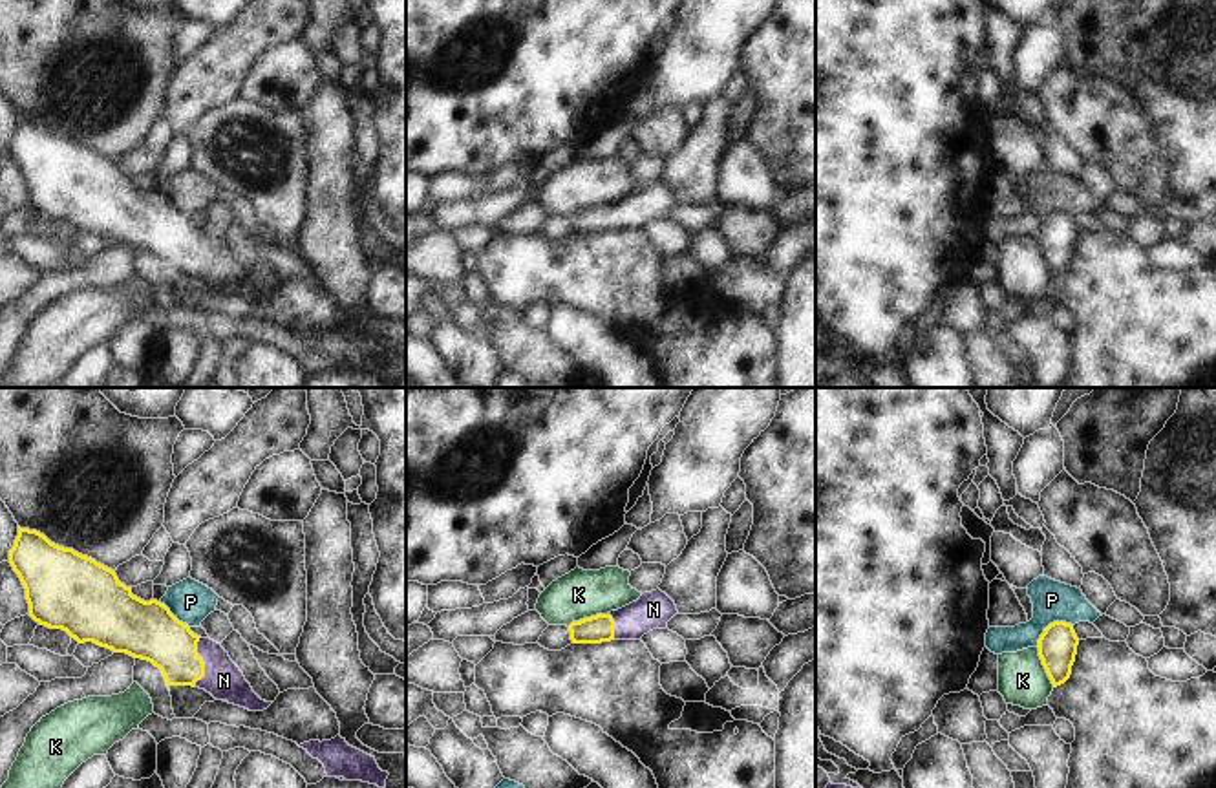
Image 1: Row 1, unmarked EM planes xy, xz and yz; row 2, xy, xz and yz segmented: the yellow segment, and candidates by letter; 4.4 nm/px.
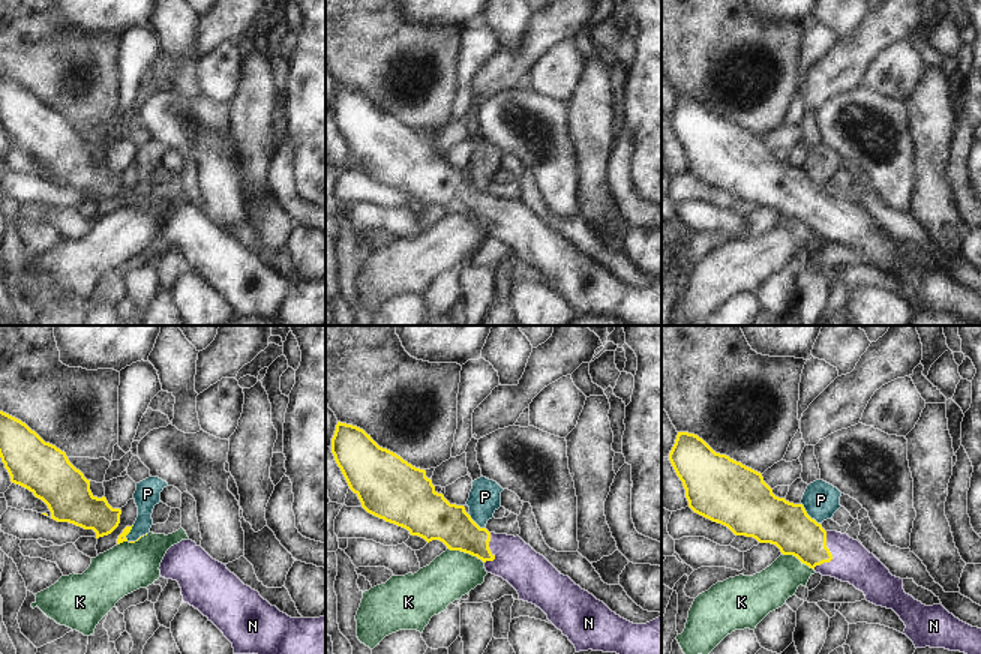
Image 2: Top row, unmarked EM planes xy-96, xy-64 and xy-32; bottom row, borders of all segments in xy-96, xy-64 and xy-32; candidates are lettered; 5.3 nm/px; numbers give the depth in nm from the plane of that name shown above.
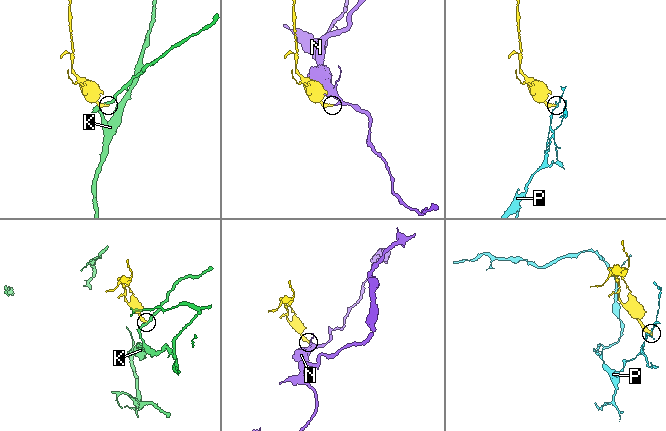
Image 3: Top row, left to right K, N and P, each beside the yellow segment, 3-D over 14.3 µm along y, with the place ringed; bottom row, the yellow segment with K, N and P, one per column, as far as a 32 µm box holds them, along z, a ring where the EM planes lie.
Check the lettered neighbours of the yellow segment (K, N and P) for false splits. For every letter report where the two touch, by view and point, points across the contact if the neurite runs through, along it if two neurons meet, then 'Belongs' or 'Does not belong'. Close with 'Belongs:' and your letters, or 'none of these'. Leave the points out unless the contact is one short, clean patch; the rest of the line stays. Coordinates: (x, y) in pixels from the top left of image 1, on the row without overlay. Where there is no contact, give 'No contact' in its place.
K: Touches yellow at yz (1043, 255). Boundary: yz (1037, 236), (1041, 255), (1054, 276). Does not belong
N: Touches yellow at xy (203, 253). Path across: xy (156, 225), (185, 249), (203, 253), (224, 271). Belongs
P: Touches yellow at yz (1050, 214). Boundary: yz (1072, 214), (1052, 212), (1035, 236). Does not belong
Belongs: N

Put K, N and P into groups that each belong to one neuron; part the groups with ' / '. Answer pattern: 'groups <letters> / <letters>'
groups K / N / P

